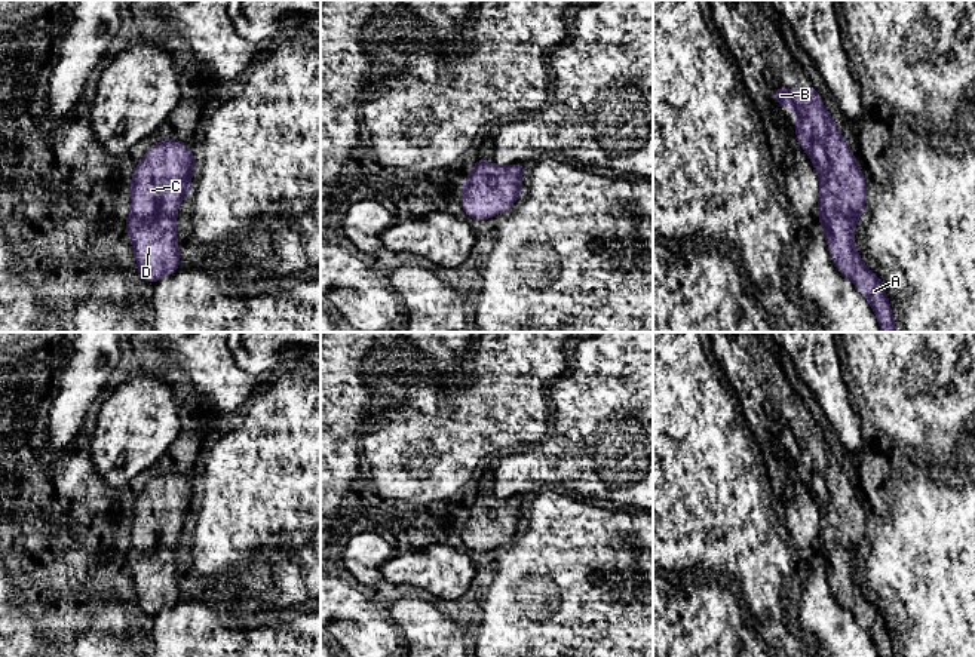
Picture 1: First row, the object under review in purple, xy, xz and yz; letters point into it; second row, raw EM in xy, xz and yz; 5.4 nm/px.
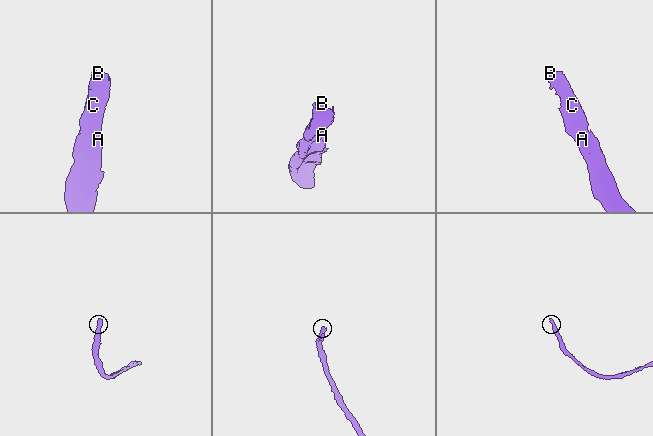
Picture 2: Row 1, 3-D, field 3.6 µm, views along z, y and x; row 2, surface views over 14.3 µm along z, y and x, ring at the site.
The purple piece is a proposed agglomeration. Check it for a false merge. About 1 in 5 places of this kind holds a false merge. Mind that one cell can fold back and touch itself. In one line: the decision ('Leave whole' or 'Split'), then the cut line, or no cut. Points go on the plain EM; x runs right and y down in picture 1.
Leave whole. No split

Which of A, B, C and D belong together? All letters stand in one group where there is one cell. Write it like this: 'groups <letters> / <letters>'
groups A B C D

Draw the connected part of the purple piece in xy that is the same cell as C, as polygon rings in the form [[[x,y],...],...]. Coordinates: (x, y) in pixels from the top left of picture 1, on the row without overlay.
[[[168,470],[147,482],[132,504],[131,546],[125,550],[141,611],[154,617],[180,601],[177,572],[177,544],[181,532],[191,524],[194,489],[191,481]]]

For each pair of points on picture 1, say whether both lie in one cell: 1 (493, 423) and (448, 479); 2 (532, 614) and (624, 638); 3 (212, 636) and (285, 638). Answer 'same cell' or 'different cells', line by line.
1: same cell
2: same cell
3: same cell

